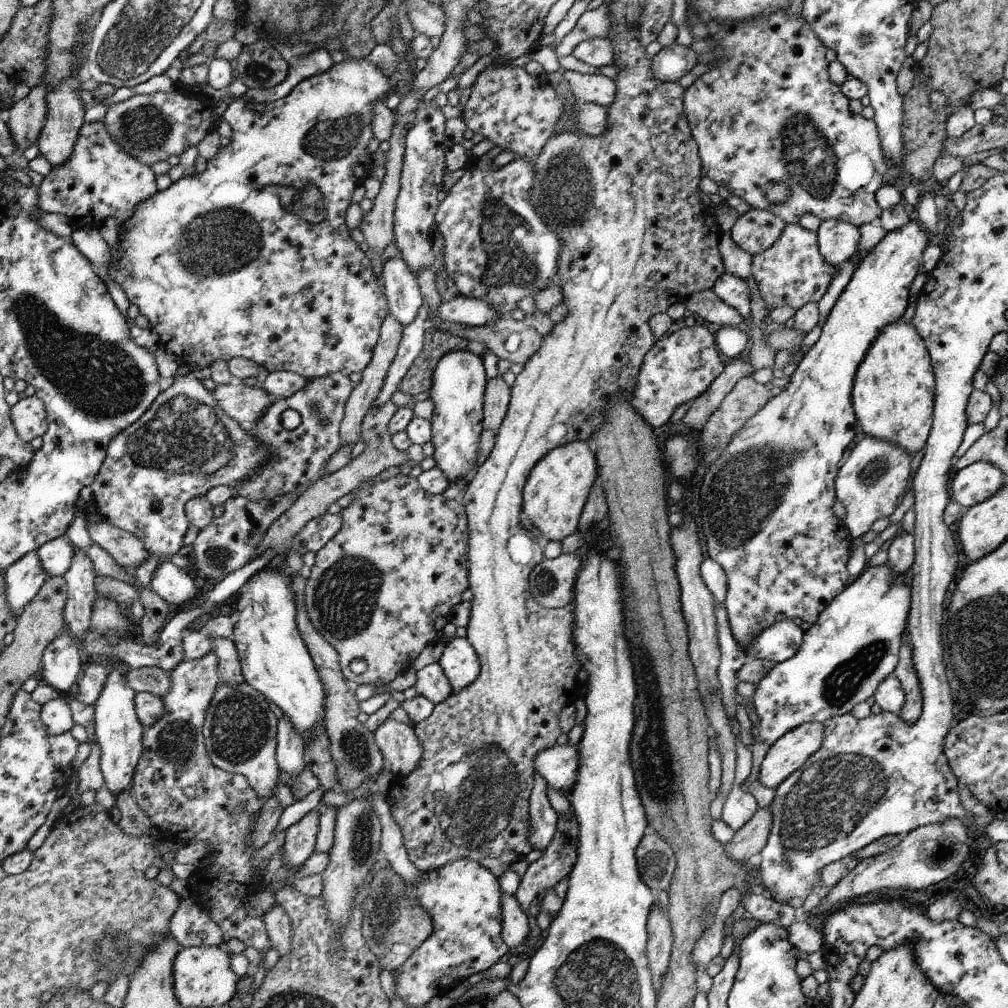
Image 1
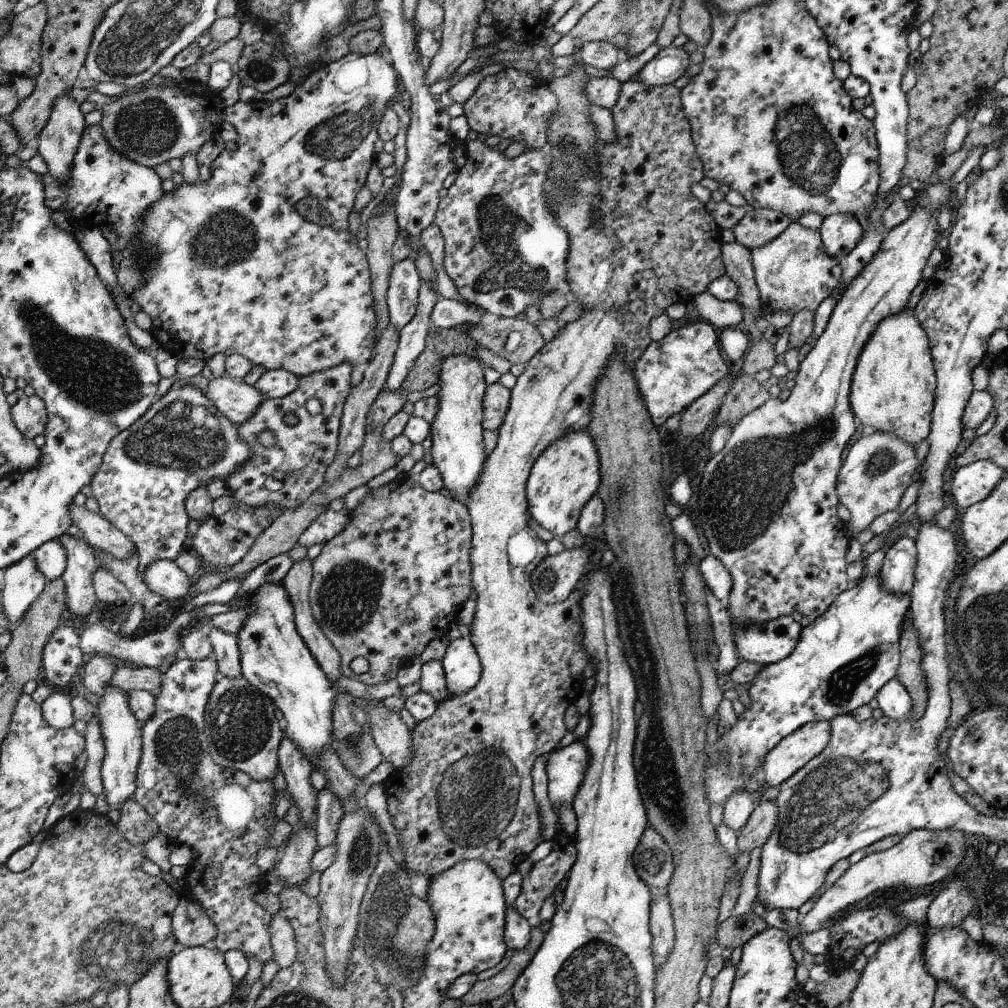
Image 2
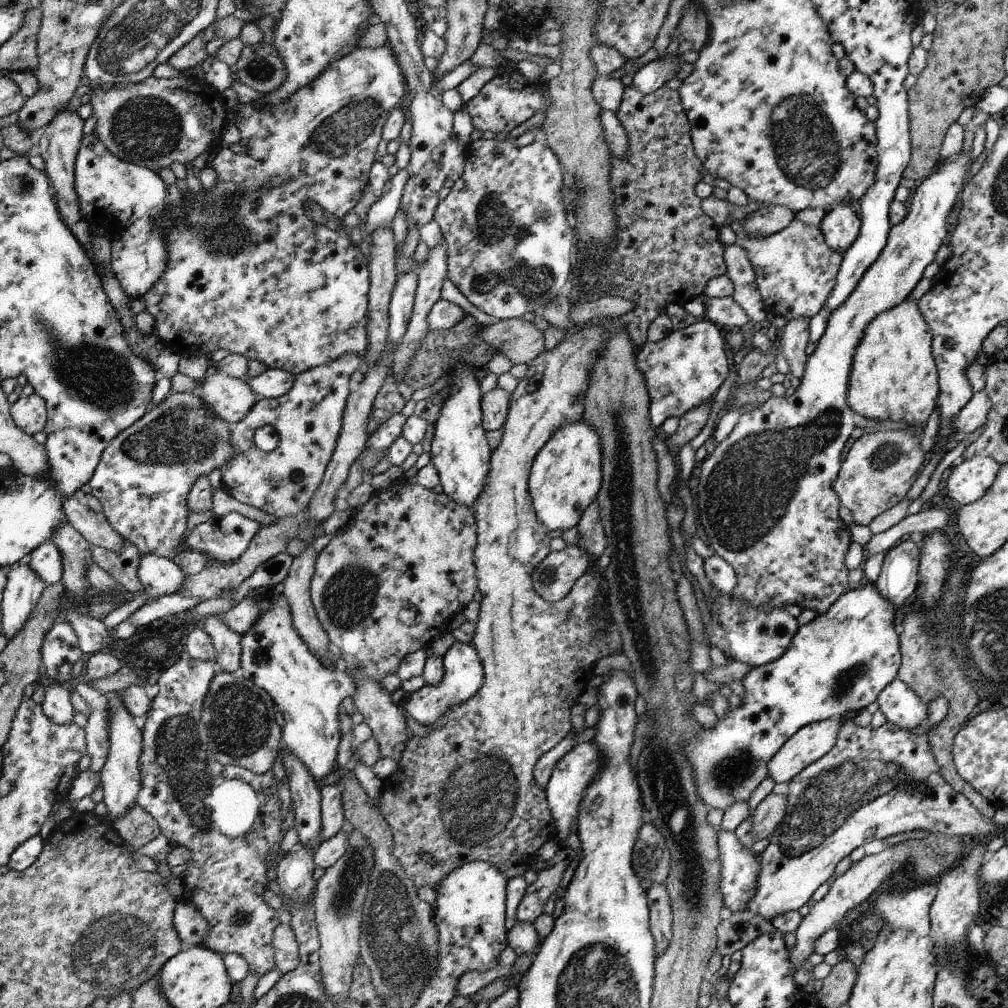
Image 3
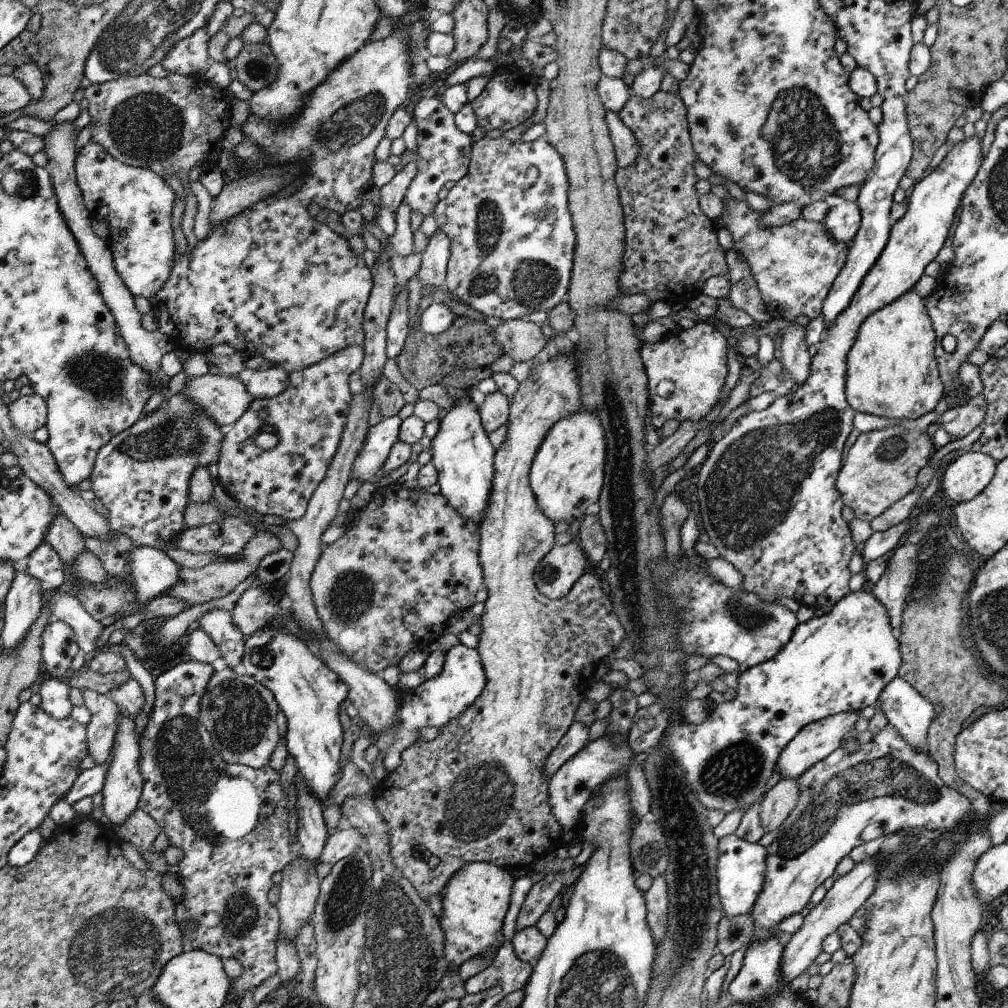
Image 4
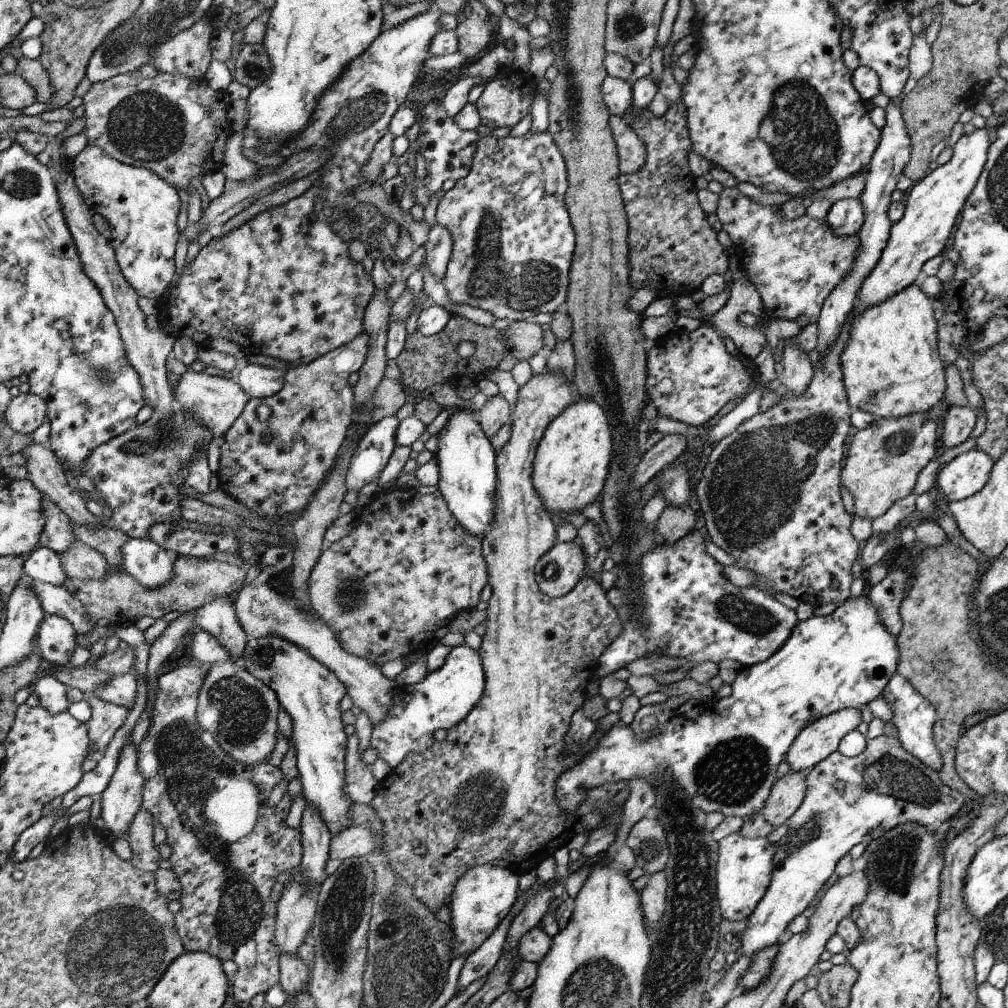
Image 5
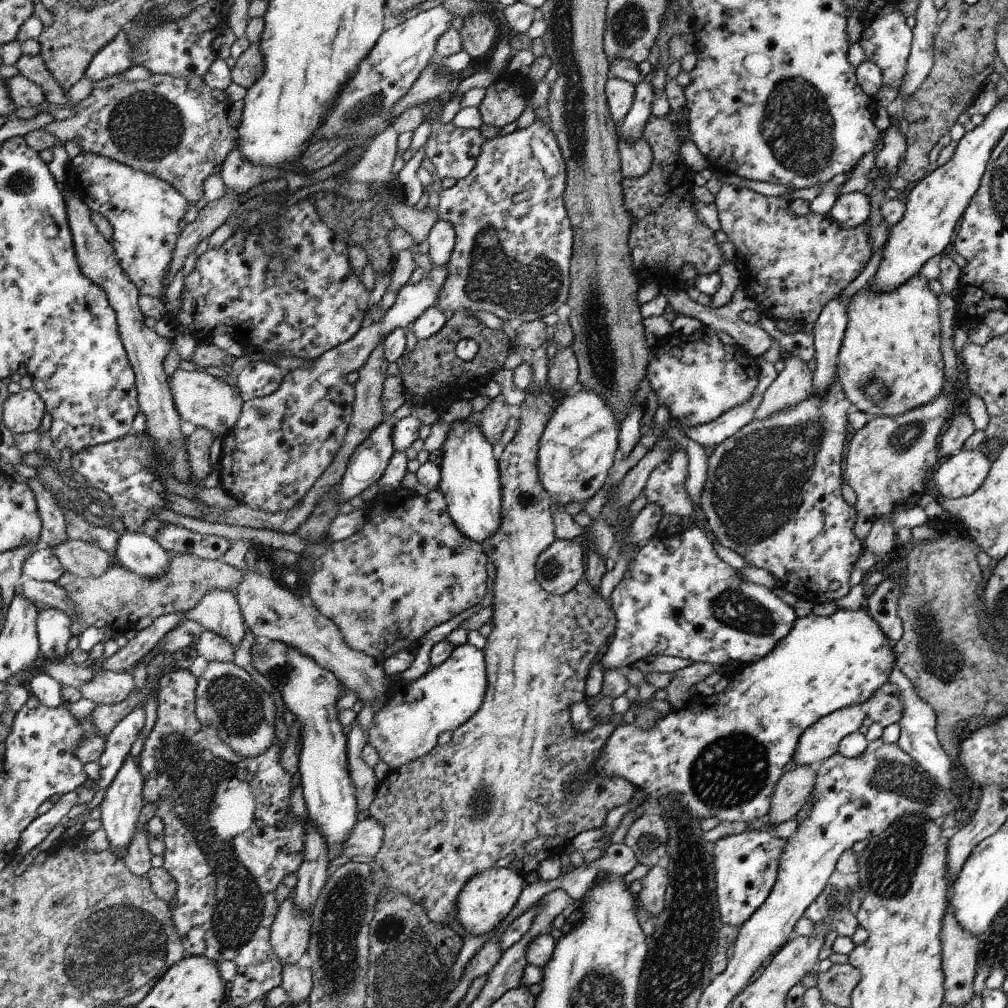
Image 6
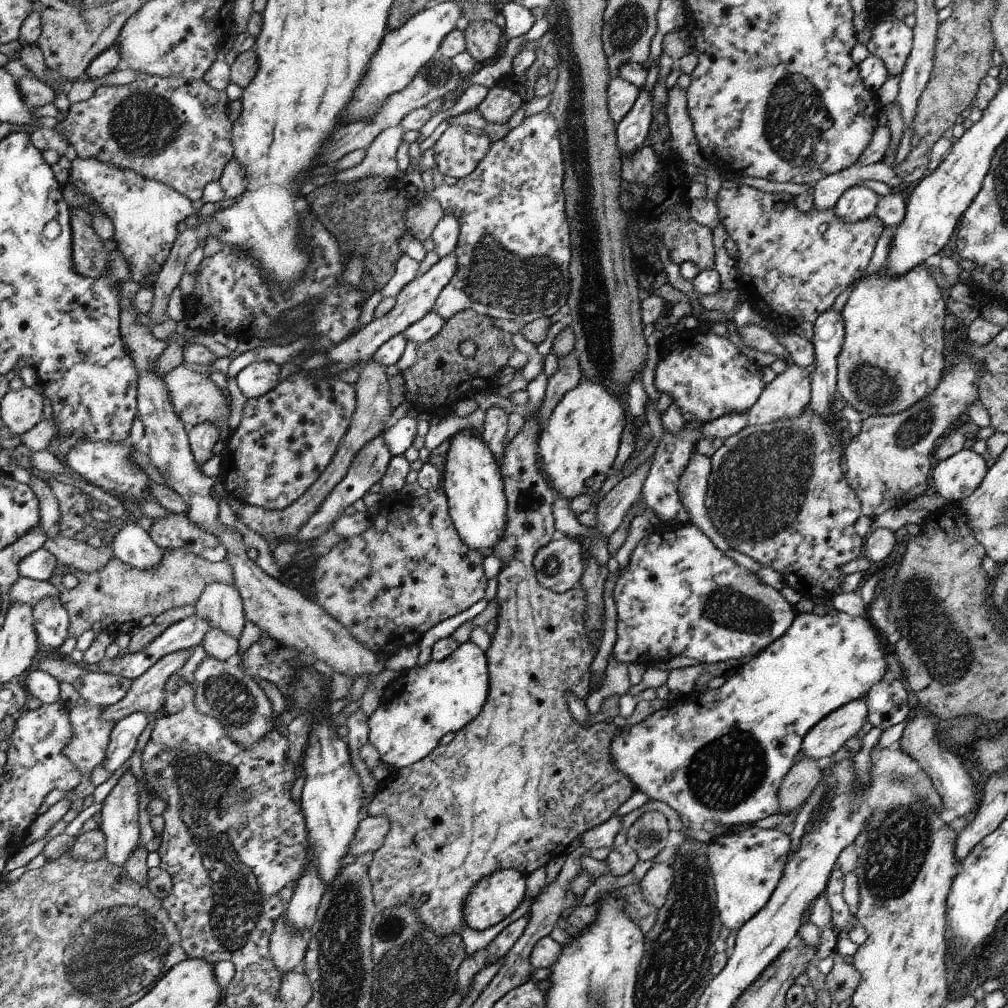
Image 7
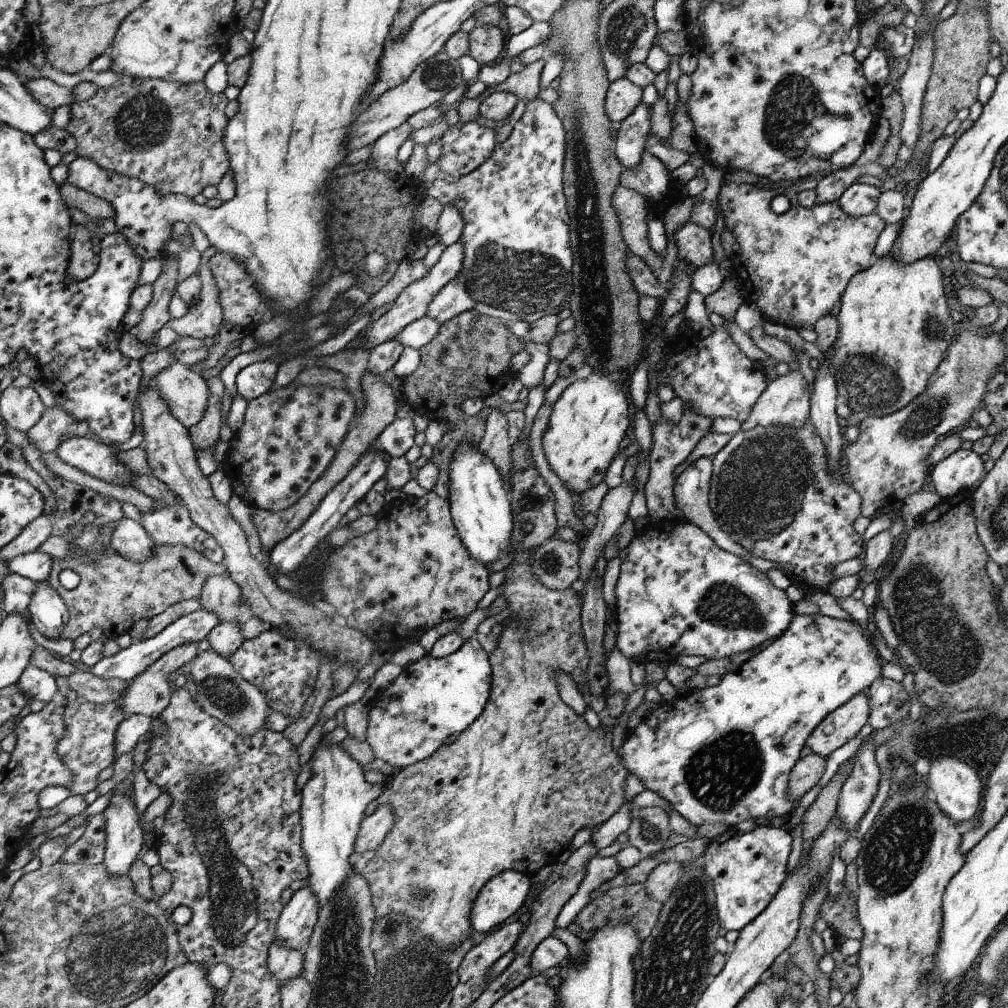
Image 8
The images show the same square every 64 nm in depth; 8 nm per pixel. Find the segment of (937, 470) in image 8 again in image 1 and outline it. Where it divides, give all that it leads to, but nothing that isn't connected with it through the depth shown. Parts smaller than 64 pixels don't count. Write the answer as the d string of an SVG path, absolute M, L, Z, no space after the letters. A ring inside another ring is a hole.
M978 461L954 471L951 498L965 509L993 497L1005 484L1005 474L992 463Z

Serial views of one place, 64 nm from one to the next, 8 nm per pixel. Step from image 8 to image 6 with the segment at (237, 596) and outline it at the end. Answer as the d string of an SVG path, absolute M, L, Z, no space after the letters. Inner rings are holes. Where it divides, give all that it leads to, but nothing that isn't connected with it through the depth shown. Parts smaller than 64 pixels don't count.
M212 589L204 595L204 598L193 609L185 611L184 614L184 619L201 624L207 631L218 633L234 648L244 640L247 626L234 592Z

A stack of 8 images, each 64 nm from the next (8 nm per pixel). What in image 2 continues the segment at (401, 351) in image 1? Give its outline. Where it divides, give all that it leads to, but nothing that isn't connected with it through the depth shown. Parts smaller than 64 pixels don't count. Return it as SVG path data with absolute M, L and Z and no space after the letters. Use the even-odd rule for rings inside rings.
M421 280L416 314L399 332L399 343L385 382L386 393L398 392L424 350L427 336L433 328L431 312L439 297L436 289Z

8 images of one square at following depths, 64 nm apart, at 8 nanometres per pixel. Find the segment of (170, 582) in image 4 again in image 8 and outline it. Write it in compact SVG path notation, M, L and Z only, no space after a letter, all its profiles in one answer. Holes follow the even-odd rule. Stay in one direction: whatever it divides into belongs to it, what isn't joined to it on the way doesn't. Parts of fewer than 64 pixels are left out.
M123 516L113 528L111 547L120 556L139 563L155 556L156 544L141 524Z

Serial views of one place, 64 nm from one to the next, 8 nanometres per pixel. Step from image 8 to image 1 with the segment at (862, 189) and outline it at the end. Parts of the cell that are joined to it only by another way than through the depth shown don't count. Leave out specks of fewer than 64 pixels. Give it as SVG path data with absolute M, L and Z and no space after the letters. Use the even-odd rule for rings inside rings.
M828 219L821 222L816 234L818 250L825 263L837 268L854 258L860 242L860 231L857 226Z

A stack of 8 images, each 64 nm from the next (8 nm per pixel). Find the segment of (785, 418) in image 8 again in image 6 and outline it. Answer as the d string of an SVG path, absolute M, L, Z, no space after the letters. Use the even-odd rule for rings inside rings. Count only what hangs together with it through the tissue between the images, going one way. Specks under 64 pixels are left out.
M799 356L784 359L785 367L776 380L764 391L762 402L754 419L763 419L798 404L813 392L813 372Z

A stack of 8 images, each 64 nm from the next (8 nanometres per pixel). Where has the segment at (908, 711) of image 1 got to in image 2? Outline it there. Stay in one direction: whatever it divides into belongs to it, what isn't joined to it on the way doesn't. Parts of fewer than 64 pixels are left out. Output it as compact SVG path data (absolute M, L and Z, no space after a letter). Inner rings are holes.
M907 621L899 640L901 659L895 677L912 697L911 718L918 719L923 715L928 700L927 681L921 667L921 650L917 632L913 625L908 623Z

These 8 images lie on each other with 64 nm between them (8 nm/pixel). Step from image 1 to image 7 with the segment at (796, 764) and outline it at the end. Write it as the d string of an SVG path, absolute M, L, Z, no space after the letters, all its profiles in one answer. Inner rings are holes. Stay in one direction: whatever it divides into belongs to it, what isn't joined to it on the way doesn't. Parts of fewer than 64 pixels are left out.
M858 699L827 714L802 739L803 758L827 761L844 747L844 742L859 734L867 721L865 699Z

